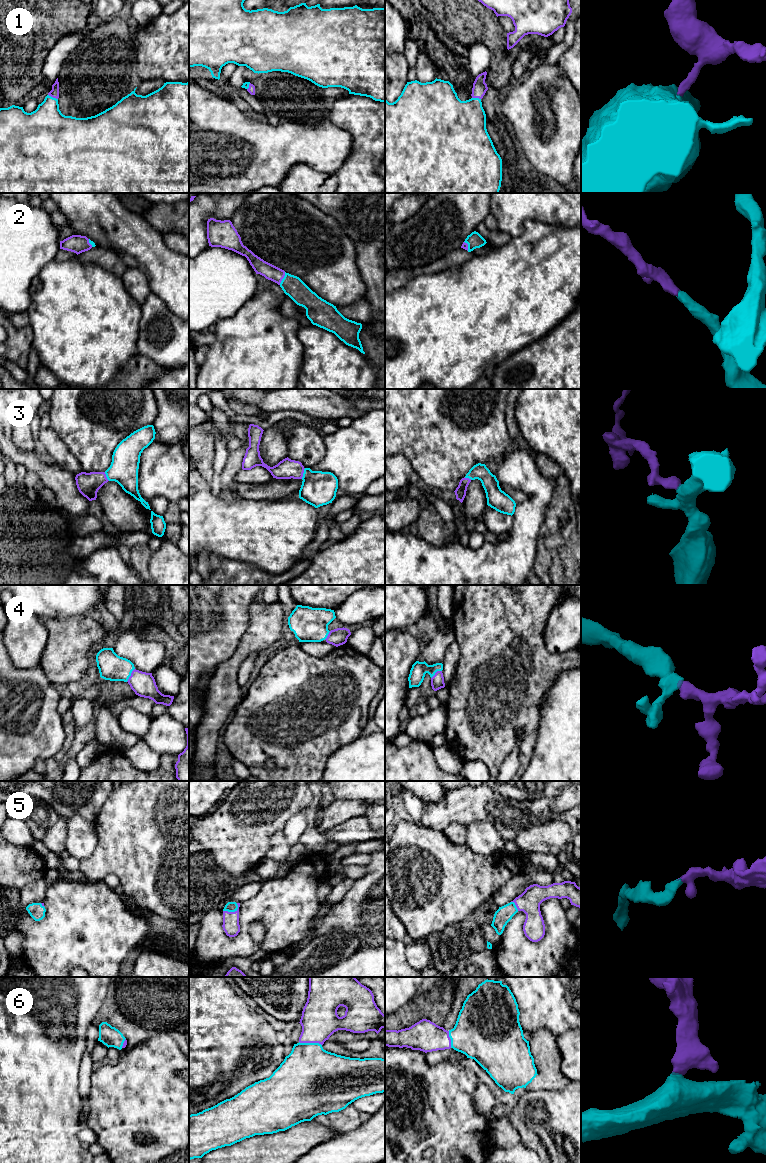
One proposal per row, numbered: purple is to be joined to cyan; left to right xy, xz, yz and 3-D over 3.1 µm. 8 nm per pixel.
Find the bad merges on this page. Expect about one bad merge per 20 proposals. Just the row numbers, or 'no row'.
no row

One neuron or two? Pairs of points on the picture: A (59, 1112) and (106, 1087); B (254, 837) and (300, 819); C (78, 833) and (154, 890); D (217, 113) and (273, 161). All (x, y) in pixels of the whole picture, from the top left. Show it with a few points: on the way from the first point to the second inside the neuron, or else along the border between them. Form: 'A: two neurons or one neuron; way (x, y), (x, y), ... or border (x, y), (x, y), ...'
A: two neurons; border (84, 1102), (84, 1123), (86, 1125)
B: two neurons; border (303, 812), (293, 815), (282, 830)
C: two neurons; border (95, 823), (96, 847), (87, 857), (80, 861)
D: one neuron; way (231, 127), (239, 135), (255, 141), (259, 147)

